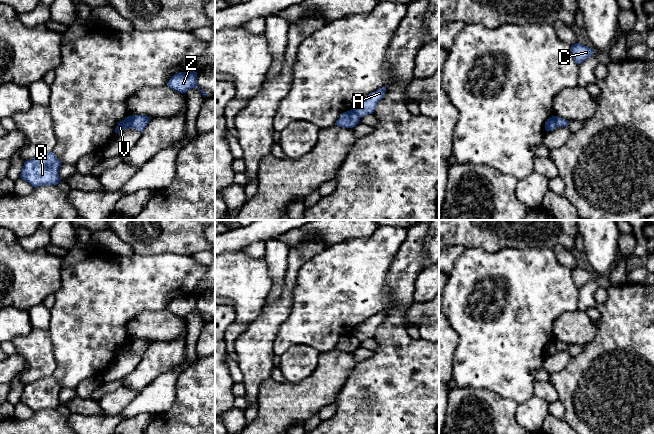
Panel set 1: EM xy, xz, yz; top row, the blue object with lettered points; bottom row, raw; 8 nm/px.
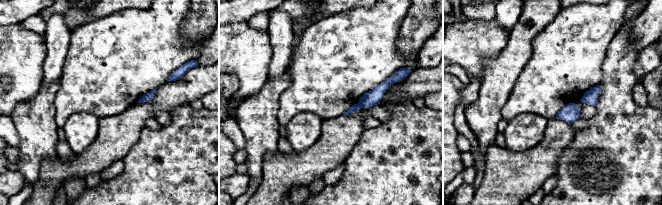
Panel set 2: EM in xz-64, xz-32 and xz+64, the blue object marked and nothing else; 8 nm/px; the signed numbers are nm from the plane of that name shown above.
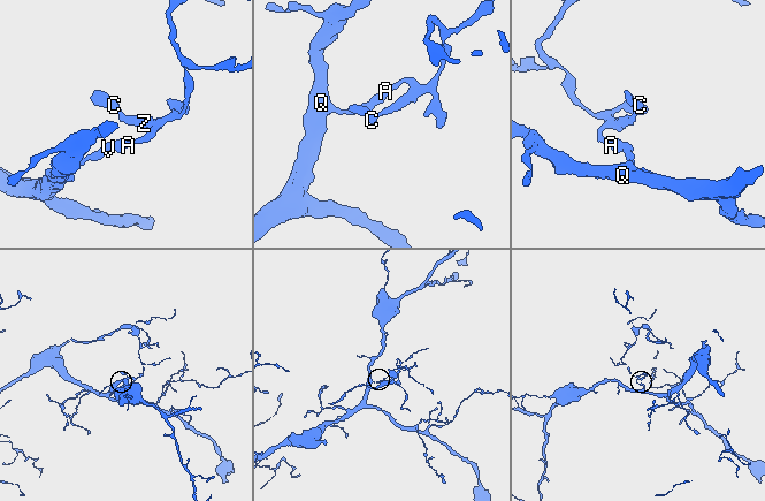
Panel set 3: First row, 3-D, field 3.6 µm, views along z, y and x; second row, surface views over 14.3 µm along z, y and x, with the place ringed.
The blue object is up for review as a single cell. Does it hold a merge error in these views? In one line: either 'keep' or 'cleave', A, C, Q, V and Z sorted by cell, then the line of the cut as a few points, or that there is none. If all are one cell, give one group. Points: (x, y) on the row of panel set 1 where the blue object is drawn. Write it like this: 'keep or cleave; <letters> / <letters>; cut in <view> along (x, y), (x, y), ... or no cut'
cleave; A C Z / Q V; cut in xy along (131, 116), (131, 125), (129, 127)

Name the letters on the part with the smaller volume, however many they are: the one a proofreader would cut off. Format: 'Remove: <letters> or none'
Remove: A, C, Z

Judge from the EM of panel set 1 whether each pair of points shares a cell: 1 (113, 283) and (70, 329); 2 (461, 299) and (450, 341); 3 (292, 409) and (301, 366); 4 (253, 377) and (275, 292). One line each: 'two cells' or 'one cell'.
1: one cell
2: two cells
3: two cells
4: two cells

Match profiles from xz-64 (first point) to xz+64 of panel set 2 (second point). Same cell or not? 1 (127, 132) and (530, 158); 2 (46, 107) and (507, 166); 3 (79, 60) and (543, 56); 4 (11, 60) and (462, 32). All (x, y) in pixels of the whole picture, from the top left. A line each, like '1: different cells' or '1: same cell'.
1: same cell
2: different cells
3: same cell
4: same cell

